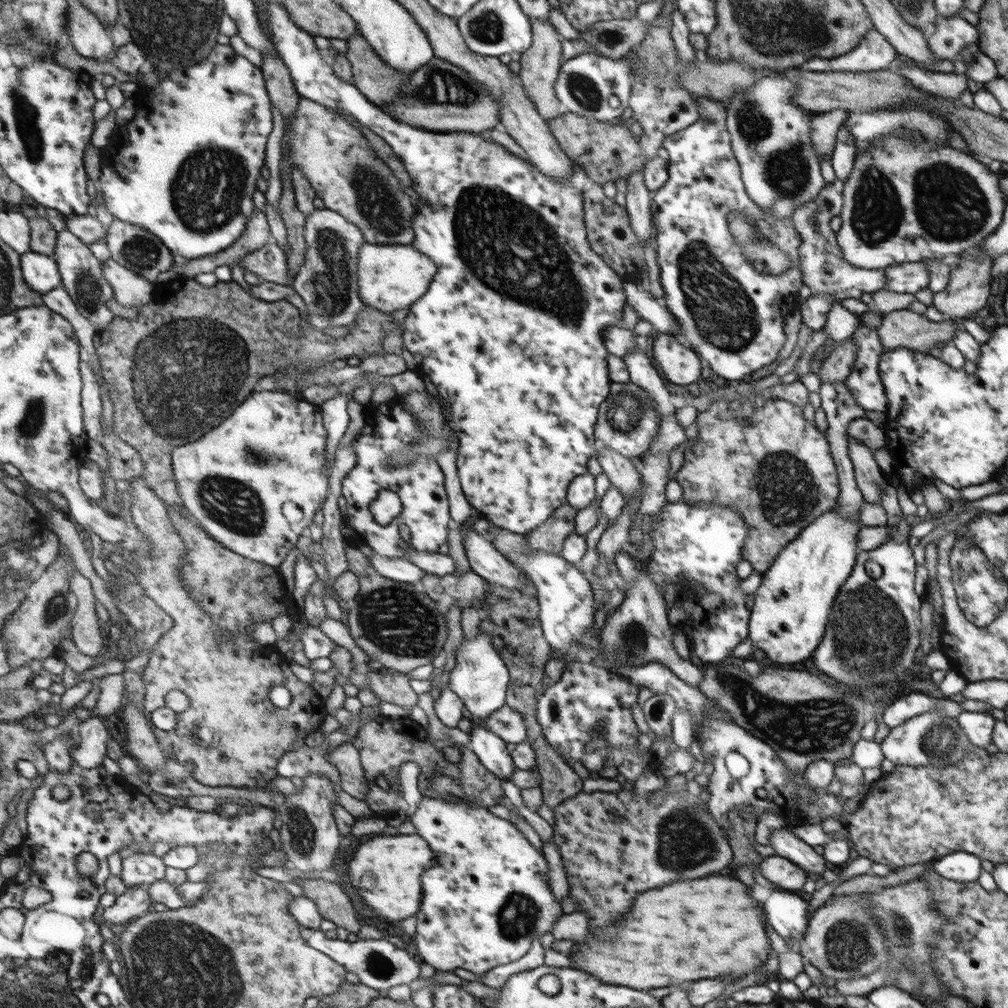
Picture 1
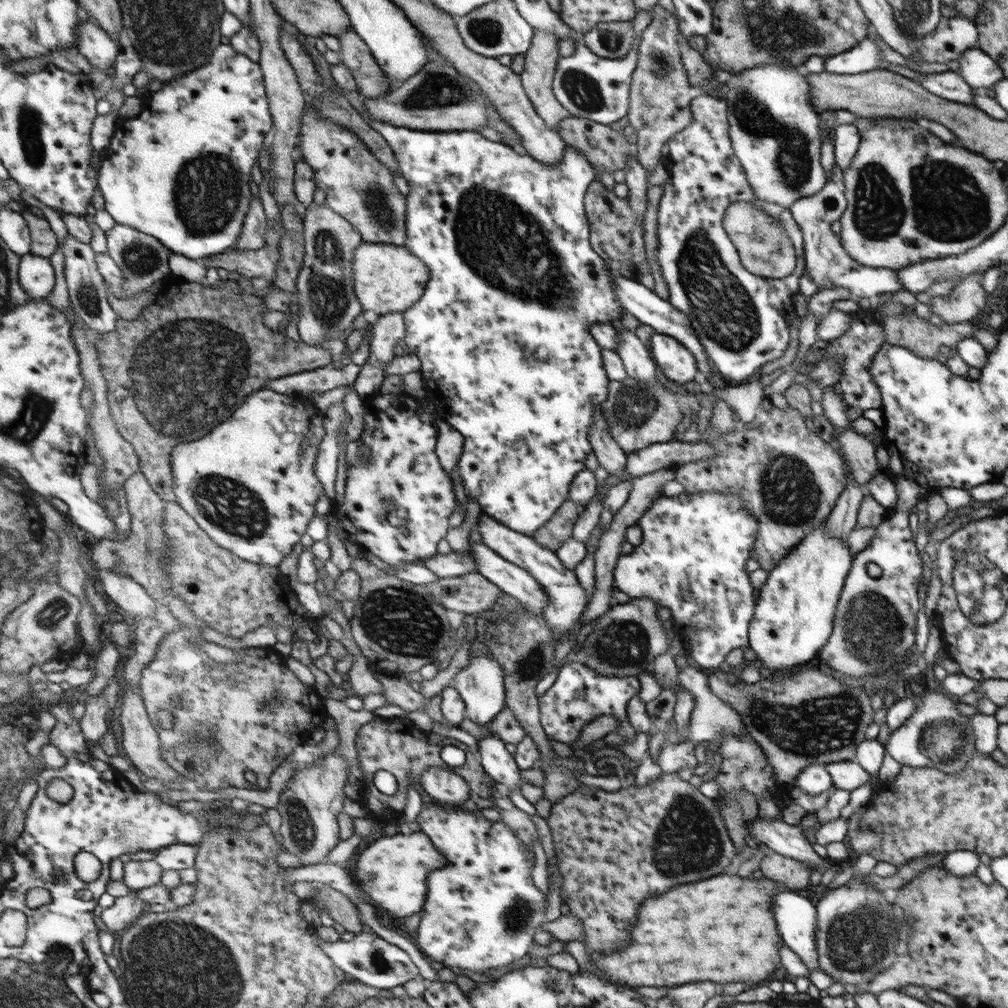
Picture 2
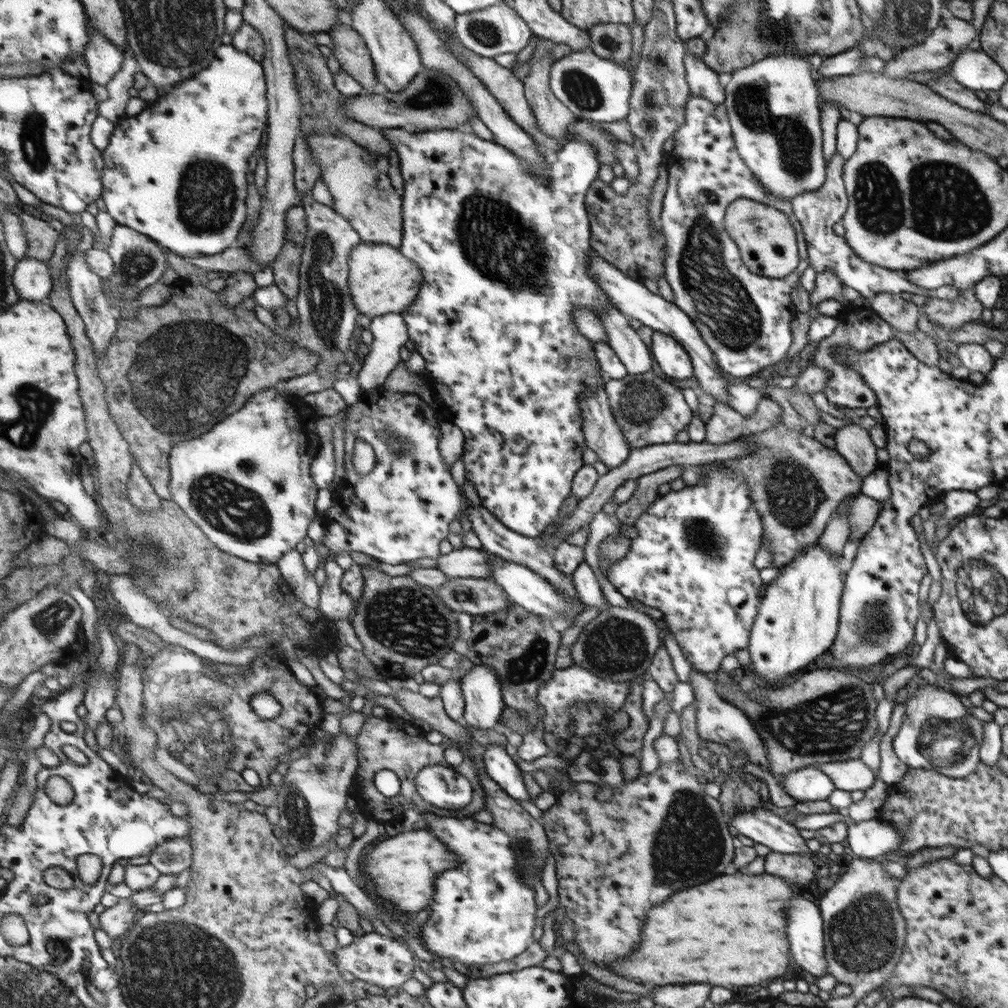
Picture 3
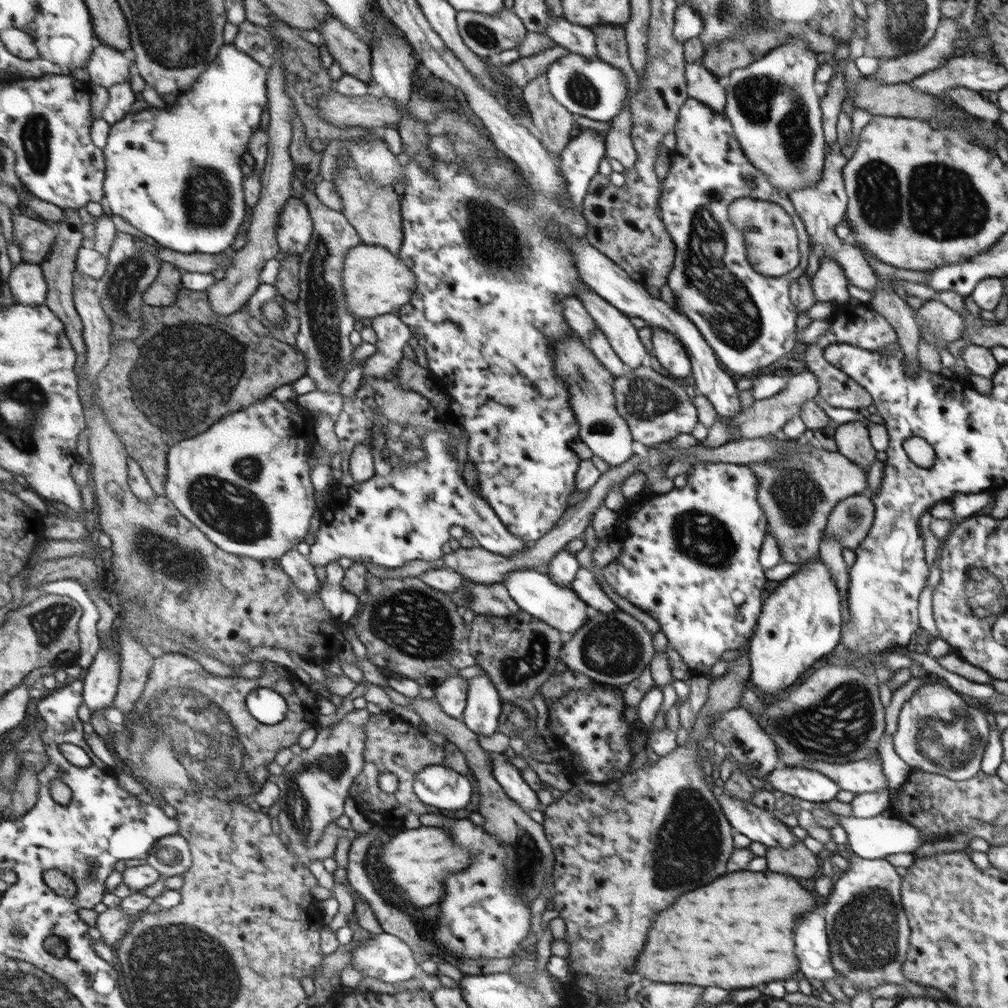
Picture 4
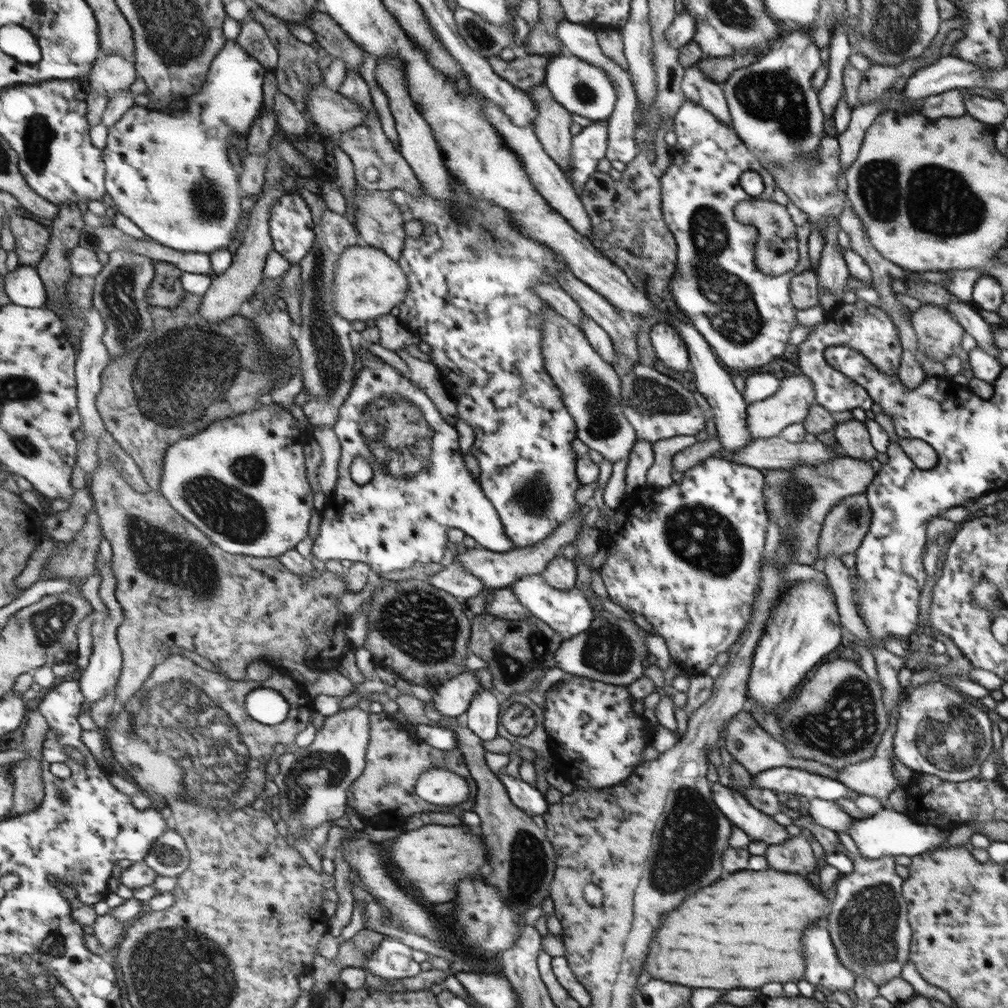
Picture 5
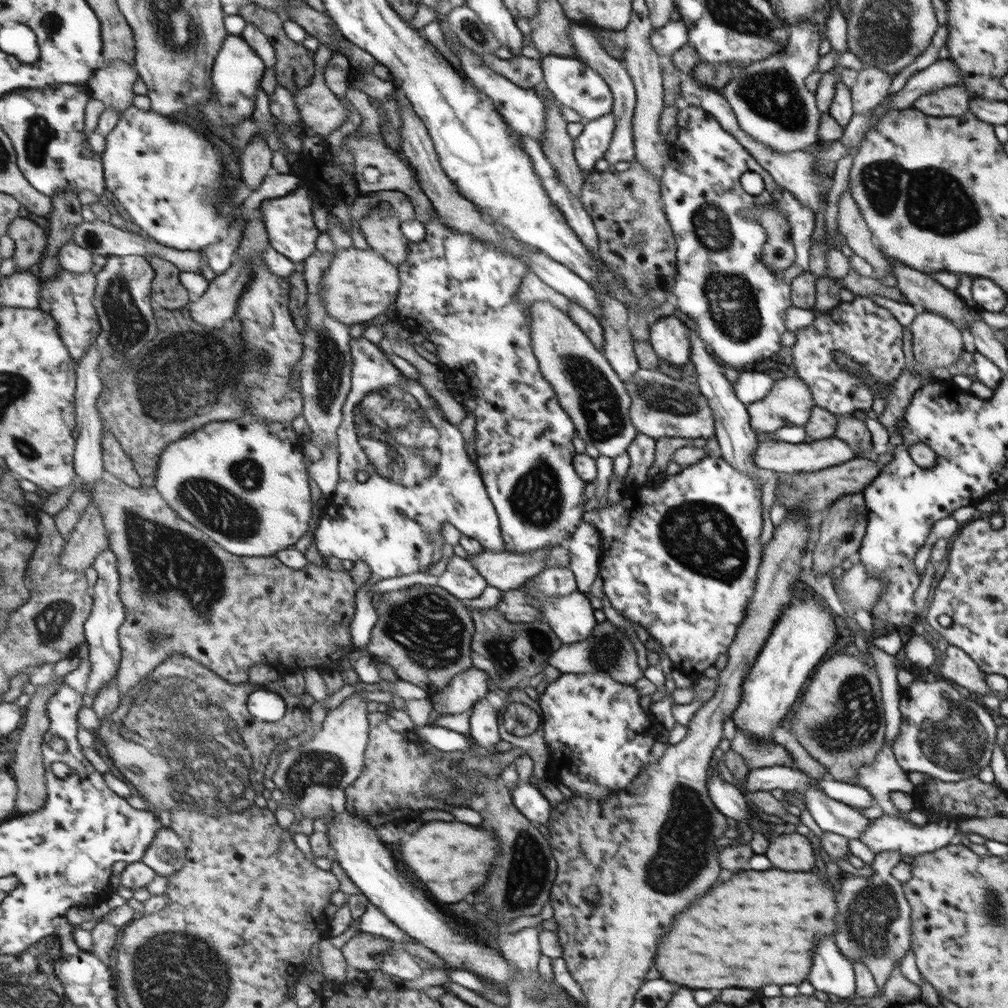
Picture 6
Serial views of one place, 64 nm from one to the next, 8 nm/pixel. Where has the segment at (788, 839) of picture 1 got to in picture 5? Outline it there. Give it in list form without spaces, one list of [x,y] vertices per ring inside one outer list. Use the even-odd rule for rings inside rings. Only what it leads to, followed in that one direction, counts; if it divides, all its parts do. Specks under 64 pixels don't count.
[[[719,782],[713,785],[716,806],[723,811],[732,825],[742,829],[752,841],[762,840],[768,845],[782,844],[791,837],[784,826],[750,805],[741,792]]]

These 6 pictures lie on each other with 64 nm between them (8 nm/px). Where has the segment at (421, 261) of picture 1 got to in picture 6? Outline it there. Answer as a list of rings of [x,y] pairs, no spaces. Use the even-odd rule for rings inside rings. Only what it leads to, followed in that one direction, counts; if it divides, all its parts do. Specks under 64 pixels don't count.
[[[351,247],[336,256],[327,273],[322,297],[328,305],[330,316],[348,325],[368,323],[384,318],[386,310],[397,302],[402,286],[399,268],[389,262],[388,258],[372,249],[358,250]]]

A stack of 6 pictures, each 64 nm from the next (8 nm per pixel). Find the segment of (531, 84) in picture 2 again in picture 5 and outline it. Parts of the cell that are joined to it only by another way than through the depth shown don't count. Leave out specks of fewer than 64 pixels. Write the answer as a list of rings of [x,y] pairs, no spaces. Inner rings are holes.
[[[545,81],[526,90],[530,100],[538,106],[533,131],[544,147],[546,154],[570,178],[570,151],[572,151],[571,112],[554,100]]]

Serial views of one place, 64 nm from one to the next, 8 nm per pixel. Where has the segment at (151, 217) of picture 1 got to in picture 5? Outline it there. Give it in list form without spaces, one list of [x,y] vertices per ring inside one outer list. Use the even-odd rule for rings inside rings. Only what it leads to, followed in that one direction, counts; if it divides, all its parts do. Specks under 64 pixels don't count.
[[[228,40],[224,50],[215,58],[215,64],[212,65],[211,72],[208,73],[204,89],[198,95],[188,97],[184,111],[174,111],[167,114],[166,112],[151,108],[150,105],[145,107],[136,105],[130,108],[128,114],[125,114],[124,118],[111,128],[108,146],[104,149],[104,158],[107,162],[107,191],[116,203],[115,209],[132,220],[152,239],[184,253],[212,254],[228,249],[237,243],[235,241],[235,233],[240,228],[239,222],[242,220],[242,212],[244,212],[244,208],[242,208],[243,186],[241,175],[234,170],[234,162],[232,162],[230,152],[238,153],[238,142],[244,140],[244,138],[249,138],[248,132],[251,132],[254,124],[256,124],[256,120],[258,120],[258,116],[260,116],[260,112],[262,112],[262,108],[264,108],[264,102],[266,102],[264,86],[266,86],[266,74],[268,72],[271,72],[271,70],[267,69],[258,58],[254,58],[246,48],[242,48],[242,44],[238,40]]]

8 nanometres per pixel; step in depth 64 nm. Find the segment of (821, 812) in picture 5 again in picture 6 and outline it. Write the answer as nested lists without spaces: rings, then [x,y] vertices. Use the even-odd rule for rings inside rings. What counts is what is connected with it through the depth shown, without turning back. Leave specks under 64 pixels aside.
[[[808,784],[806,790],[800,790],[814,822],[823,831],[838,833],[847,839],[859,839],[860,833],[872,822],[860,812],[843,802],[828,798],[818,784]]]

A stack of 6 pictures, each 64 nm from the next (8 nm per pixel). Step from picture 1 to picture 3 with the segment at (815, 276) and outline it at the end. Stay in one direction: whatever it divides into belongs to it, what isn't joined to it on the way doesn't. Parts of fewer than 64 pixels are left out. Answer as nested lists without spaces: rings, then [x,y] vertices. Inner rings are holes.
[[[836,152],[832,156],[832,160],[826,162],[827,180],[824,182],[824,185],[820,186],[818,190],[814,190],[814,192],[798,194],[798,197],[794,198],[791,202],[793,214],[798,222],[800,222],[803,236],[806,238],[807,256],[810,265],[817,274],[830,270],[834,275],[839,277],[843,286],[848,286],[860,292],[868,300],[873,300],[876,294],[882,294],[882,292],[918,293],[924,295],[924,297],[928,297],[928,291],[913,286],[899,272],[863,262],[862,258],[854,254],[848,247],[846,240],[833,232],[834,224],[843,219],[843,215],[847,212],[847,207],[849,206],[843,181],[844,163],[844,158]]]

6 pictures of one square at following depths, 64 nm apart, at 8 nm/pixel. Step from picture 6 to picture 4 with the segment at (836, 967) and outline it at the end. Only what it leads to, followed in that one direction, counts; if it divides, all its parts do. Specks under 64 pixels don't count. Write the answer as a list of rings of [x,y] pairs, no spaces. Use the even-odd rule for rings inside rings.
[[[812,910],[800,916],[796,924],[796,956],[800,958],[800,972],[806,979],[834,980],[840,985],[848,983],[832,967],[824,914]]]

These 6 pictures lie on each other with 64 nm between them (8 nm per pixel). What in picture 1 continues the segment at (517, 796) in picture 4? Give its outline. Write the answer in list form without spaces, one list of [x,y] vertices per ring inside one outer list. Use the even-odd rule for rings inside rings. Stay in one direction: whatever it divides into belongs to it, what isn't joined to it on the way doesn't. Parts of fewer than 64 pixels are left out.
[[[473,719],[470,743],[466,746],[480,763],[494,773],[500,780],[511,780],[513,764],[511,754],[506,749],[506,742],[485,726],[485,721]]]

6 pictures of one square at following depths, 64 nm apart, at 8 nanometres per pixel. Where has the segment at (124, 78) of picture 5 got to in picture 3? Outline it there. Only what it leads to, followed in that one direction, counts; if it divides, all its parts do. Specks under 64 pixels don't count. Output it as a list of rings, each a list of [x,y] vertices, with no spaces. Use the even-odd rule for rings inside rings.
[[[92,26],[90,43],[86,49],[86,62],[92,81],[108,87],[114,77],[124,69],[124,61],[124,48]]]

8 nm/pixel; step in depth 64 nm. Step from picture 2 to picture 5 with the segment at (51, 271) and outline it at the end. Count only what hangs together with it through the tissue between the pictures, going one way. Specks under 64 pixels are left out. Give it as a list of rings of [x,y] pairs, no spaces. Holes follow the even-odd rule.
[[[21,266],[7,278],[8,295],[12,303],[27,307],[44,307],[49,300],[47,283],[43,280],[37,266]]]

